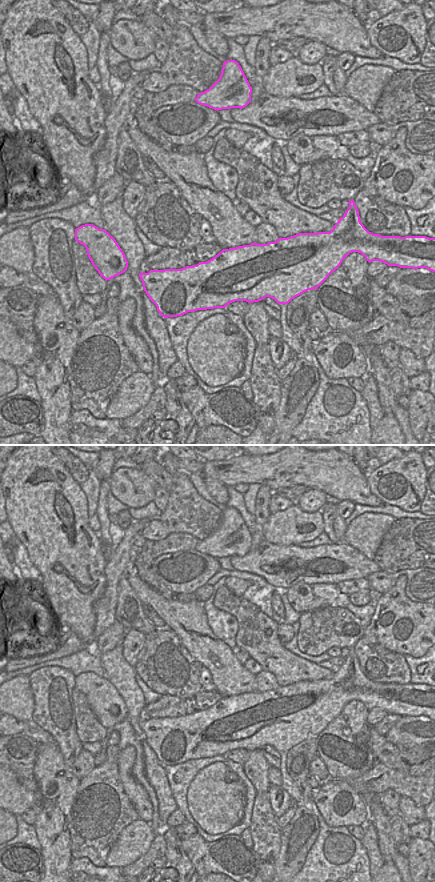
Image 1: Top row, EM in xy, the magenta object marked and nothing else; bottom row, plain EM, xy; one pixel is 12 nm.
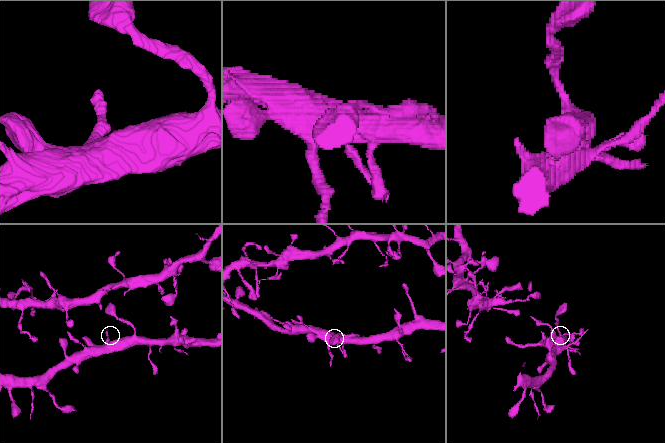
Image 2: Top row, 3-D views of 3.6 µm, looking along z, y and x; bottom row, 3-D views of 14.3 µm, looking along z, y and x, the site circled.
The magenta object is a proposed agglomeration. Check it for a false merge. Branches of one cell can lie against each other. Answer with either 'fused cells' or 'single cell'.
single cell

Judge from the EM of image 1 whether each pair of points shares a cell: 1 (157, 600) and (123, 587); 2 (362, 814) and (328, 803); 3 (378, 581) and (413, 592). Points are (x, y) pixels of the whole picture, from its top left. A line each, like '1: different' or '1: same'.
1: different
2: same
3: same

